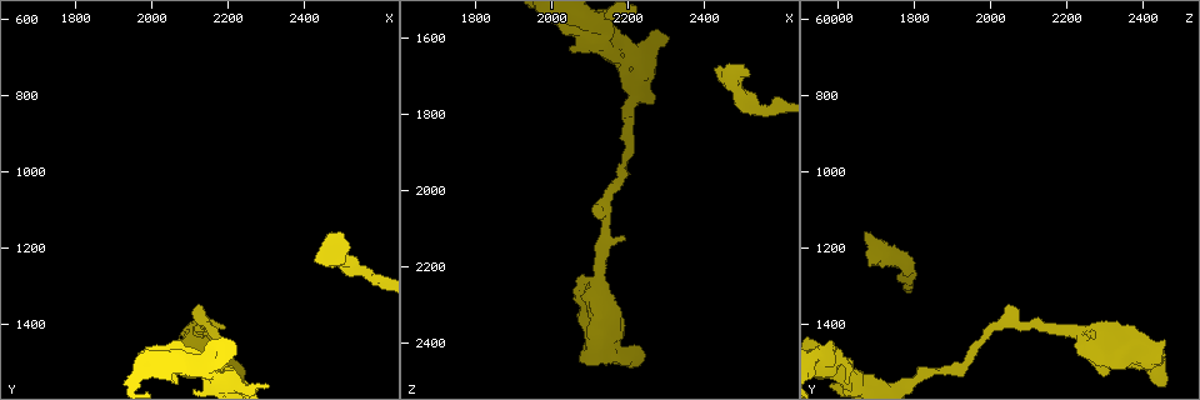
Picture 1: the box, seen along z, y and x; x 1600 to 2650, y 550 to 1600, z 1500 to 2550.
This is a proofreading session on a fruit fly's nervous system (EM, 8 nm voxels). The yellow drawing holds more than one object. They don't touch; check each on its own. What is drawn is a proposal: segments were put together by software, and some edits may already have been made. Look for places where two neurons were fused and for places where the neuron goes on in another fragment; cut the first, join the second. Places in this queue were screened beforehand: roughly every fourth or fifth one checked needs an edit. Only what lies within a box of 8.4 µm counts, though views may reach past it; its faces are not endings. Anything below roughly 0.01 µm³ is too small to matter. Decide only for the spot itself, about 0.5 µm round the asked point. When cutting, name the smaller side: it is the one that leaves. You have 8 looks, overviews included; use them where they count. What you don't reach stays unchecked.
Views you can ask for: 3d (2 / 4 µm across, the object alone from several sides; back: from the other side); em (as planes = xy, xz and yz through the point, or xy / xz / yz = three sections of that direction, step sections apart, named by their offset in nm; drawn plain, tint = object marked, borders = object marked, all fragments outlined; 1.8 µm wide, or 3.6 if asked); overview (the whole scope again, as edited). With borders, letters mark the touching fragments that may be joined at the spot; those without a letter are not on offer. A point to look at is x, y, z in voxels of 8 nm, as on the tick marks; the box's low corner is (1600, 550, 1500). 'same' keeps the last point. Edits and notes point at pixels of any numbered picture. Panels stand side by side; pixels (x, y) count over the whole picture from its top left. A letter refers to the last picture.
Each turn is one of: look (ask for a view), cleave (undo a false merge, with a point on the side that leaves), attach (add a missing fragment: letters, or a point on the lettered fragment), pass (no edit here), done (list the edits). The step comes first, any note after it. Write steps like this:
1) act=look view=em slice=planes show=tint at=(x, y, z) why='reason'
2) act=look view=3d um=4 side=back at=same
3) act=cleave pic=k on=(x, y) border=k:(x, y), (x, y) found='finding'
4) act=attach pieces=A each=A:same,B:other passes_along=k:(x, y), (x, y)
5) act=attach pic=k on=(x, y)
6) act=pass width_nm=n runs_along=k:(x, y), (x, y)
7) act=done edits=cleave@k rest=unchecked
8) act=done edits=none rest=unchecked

act=look view=em slice=yz step=8 show=borders at=(2490, 1170, 1665) why='free end'

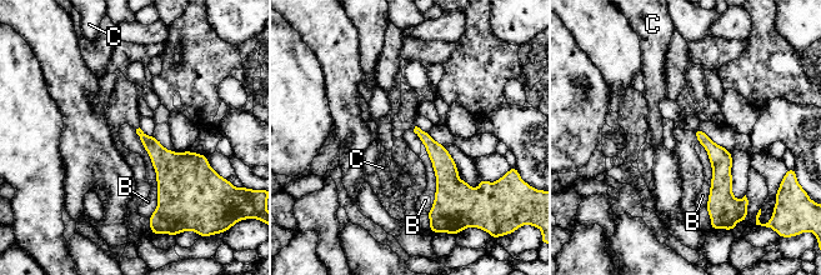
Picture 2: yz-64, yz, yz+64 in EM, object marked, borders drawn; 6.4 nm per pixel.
act=look view=em slice=planes show=borders at=same

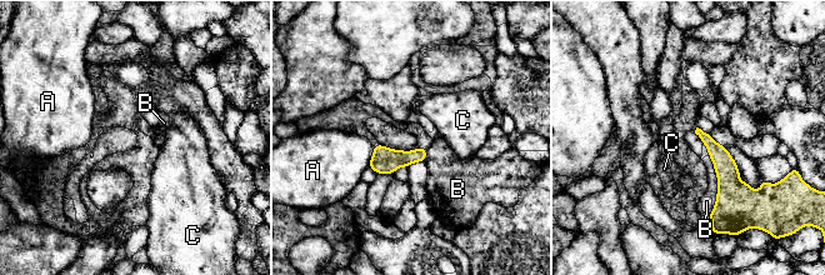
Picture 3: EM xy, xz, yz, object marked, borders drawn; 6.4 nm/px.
act=pass longest_contact=A:140nm each=A:other,B:other,C:other border=3:(428, 150), (424, 160) found='no lettered fragment goes on from it'

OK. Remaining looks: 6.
act=look view=em slice=yz step=4 show=tint at=(2130, 1520, 1570) why='looks like a crossing'

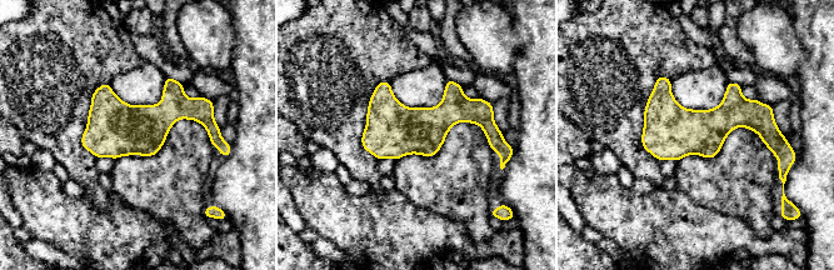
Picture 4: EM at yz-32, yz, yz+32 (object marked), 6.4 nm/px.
act=look view=em slice=planes show=borders at=same

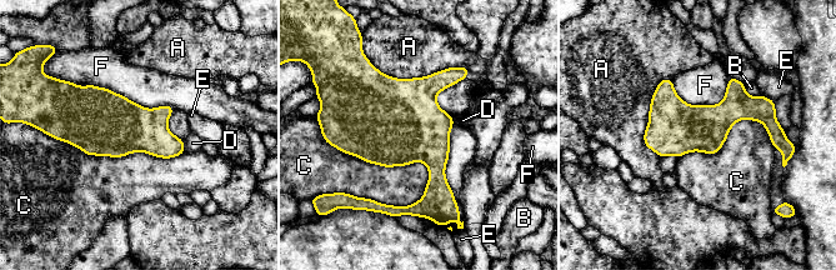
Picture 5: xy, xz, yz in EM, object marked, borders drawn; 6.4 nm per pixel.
act=pass width_nm=360 each=A:other,B:other,C:other,D:other,E:other,F:other border=5:(334, 146), (421, 161), (422, 196) found='one neuron here'

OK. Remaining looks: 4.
act=look view=em um=3.6 slice=xy step=16 show=tint at=(2135, 1450, 2290) why='arms run side by side'

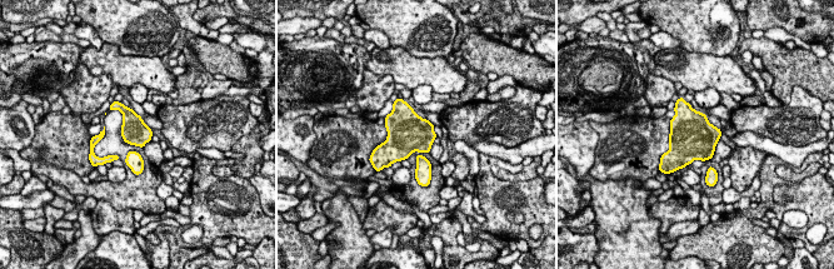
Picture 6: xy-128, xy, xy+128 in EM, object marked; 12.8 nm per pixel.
act=look view=em um=3.6 slice=planes show=borders at=same why='another direction'

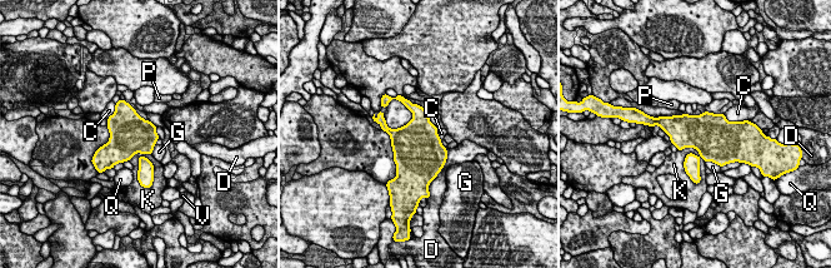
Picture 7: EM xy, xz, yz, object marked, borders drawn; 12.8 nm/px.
act=pass width_nm=550 each=C:other,D:other,G:other,K:other,P:other,Q:other,V:other found='continuous, no second neuron'

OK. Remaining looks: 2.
act=done edits=none rest=unchecked

